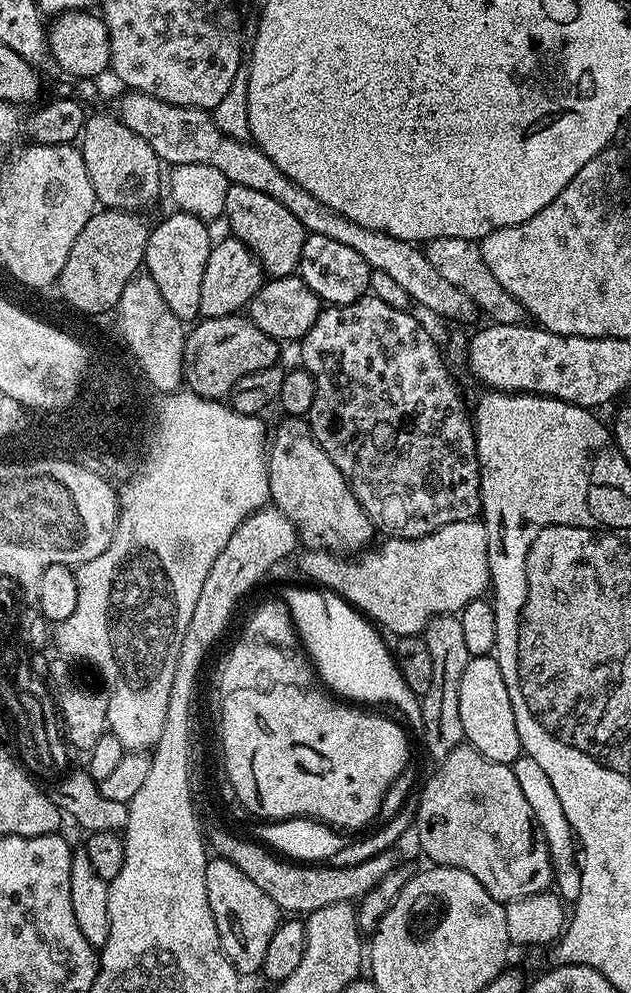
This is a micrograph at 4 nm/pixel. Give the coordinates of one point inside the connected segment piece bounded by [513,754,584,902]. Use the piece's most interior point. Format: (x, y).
(551, 821)

